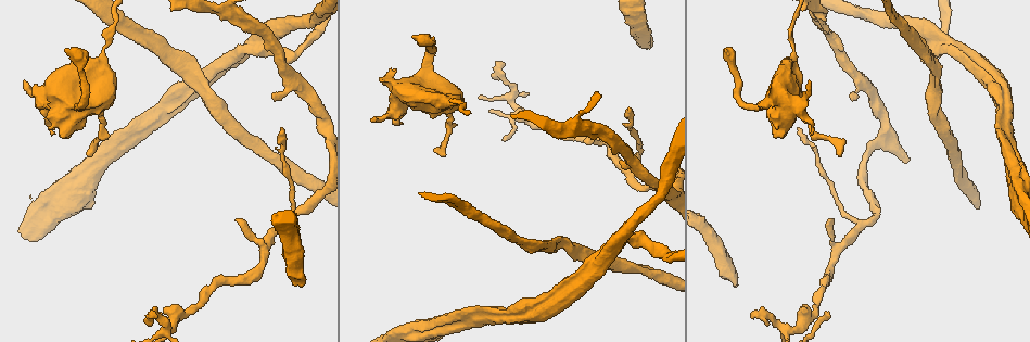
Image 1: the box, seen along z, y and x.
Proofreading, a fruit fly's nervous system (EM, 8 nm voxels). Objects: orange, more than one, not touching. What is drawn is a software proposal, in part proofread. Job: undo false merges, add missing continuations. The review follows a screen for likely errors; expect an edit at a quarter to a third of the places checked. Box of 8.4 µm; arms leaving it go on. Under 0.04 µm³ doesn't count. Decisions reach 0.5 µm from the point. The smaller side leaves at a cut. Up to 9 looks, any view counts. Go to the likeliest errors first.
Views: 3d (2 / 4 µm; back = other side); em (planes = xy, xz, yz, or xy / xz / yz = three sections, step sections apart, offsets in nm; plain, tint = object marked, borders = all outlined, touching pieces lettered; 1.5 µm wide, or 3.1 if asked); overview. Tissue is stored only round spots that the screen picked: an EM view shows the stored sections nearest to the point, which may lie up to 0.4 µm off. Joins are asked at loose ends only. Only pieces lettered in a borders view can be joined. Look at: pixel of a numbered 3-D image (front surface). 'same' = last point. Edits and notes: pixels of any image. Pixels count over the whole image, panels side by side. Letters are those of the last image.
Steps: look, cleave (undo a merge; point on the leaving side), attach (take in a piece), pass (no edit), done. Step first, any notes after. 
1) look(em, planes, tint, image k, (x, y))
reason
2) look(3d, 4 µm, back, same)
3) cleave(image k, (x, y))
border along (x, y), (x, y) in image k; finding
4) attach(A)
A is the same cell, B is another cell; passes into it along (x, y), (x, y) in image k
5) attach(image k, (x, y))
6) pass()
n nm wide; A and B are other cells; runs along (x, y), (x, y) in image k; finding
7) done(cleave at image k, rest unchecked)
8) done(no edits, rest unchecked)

look(3d, 2 µm, image 1, (725, 49))

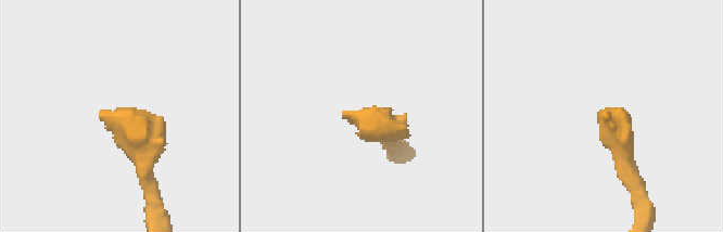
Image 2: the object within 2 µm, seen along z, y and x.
look(em, xy, step 4, tint, image 2, (603, 111))
shape alone is not enough

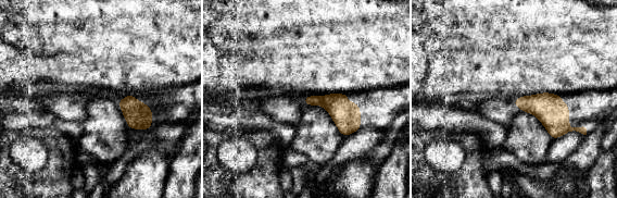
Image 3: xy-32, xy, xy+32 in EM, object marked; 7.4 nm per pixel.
look(em, planes, borders, same)
cut it another way

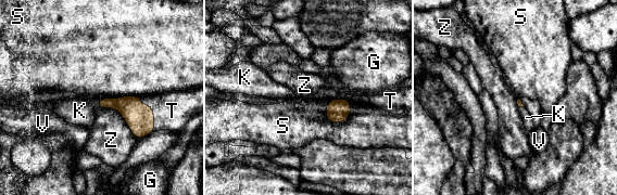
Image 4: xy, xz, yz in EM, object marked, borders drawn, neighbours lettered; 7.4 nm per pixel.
attach(K, T)
Z touches over 360 nm; K and T are the same cell, G, S, V and Z are other cells; it goes on there

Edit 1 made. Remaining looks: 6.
look(overview)

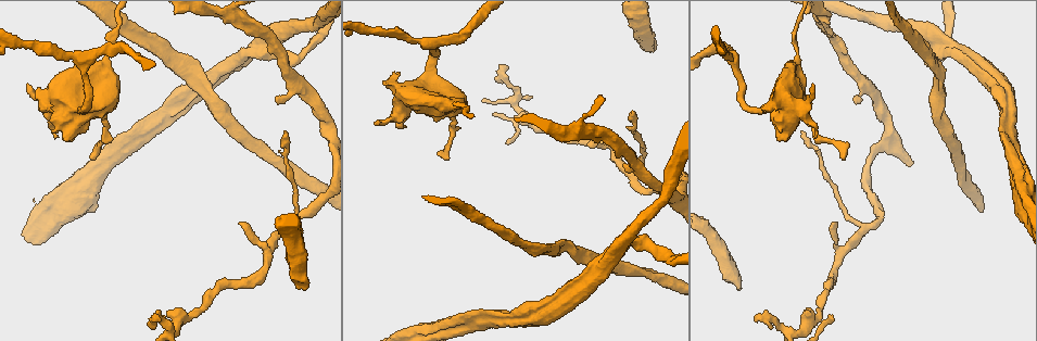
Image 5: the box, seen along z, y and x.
look(em, xy, step 8, borders, image 5, (742, 288))
thick end

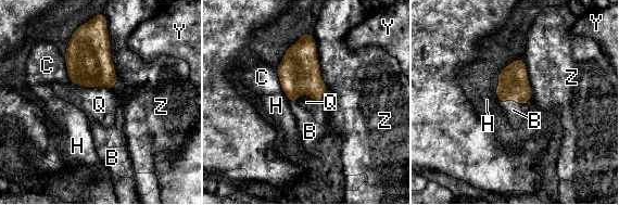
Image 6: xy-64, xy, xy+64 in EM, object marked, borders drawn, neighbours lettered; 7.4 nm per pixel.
look(em, planes, borders, same)

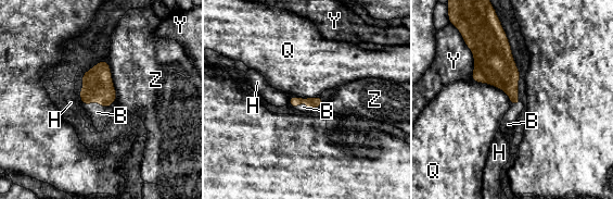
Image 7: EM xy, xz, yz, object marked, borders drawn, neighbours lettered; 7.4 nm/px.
attach(B)
B is the same cell, H, Q, Y and Z are other cells; passes into it along (98, 87), (94, 101), (97, 112) in image 7; it goes on there

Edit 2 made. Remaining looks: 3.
look(em, planes, borders, image 5, (852, 98))
branch stops here

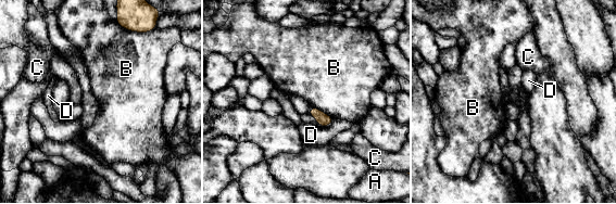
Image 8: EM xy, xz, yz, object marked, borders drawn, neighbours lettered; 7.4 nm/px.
pass()
B touches over 200 nm; A, B, C and D are other cells; none of them fits

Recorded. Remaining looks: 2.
done(attach at image 4, attach at image 7, rest unchecked)

